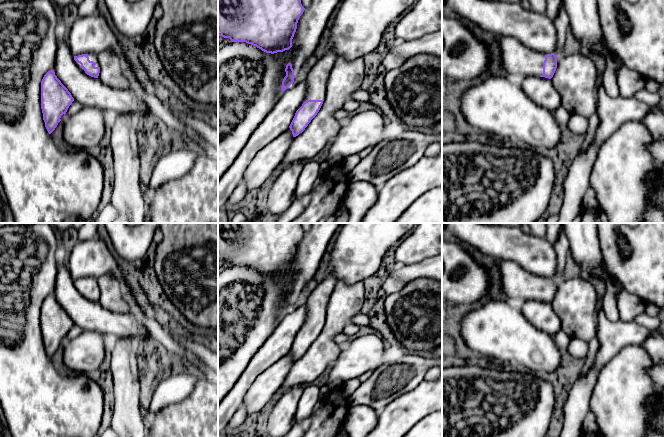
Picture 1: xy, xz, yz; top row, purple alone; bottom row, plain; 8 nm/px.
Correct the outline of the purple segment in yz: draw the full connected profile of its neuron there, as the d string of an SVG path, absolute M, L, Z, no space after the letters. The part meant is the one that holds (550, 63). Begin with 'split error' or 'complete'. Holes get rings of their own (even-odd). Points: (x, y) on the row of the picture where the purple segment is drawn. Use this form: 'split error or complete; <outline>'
split error; M495 35L500 58L508 77L519 81L524 76L551 79L557 68L557 55L544 55L522 45L513 37Z

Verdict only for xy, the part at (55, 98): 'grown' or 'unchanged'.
unchanged

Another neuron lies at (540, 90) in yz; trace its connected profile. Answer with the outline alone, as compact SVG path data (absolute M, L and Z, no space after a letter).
M525 76L519 80L519 83L530 100L552 114L561 106L561 98L551 79L540 76Z

